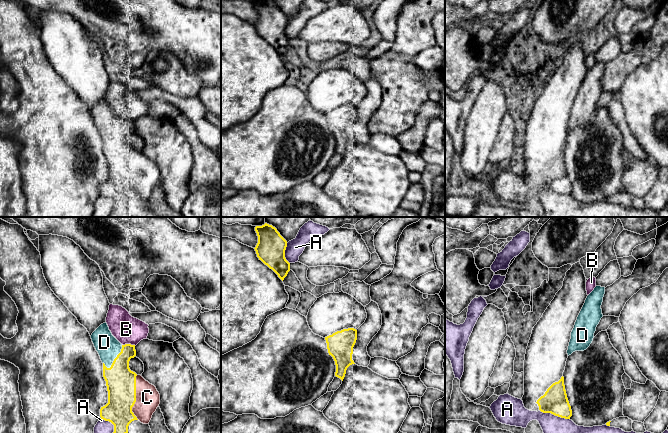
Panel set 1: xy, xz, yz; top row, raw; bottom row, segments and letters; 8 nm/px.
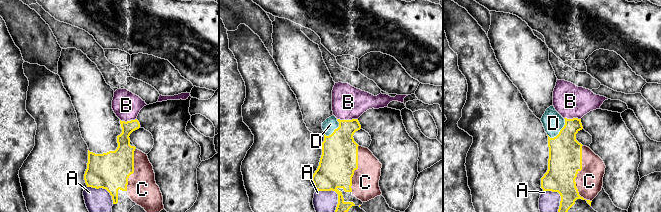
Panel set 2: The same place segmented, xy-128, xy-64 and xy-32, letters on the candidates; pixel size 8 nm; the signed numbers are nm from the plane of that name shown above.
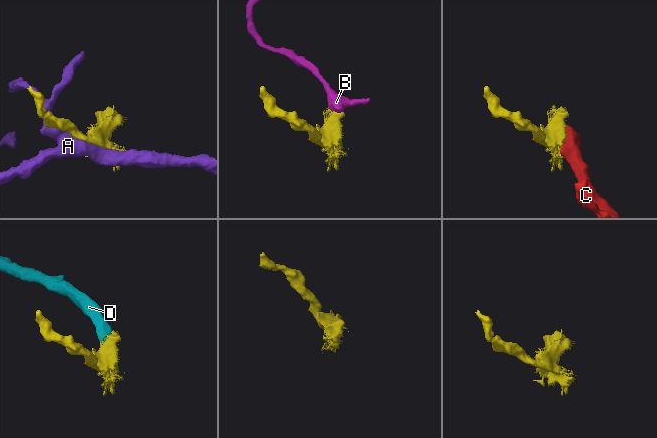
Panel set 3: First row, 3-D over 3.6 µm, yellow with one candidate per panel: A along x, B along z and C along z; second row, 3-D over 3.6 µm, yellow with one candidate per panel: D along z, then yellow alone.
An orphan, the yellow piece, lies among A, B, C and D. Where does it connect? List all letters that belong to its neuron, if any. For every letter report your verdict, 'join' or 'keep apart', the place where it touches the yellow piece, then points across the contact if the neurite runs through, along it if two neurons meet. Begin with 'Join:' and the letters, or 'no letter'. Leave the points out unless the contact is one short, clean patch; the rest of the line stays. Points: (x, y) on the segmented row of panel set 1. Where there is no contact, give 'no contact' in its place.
Join: C, D
A: keep apart; contact yz (555, 415)
B: keep apart; contact xy (129, 344)
C: join; contact xy (135, 397)
D: join; contact xy (116, 357); way xy (121, 382), (116, 372), (116, 357), (108, 347)

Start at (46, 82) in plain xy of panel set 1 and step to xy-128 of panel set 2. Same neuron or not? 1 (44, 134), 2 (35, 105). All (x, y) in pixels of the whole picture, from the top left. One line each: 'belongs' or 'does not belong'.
1: belongs
2: belongs

